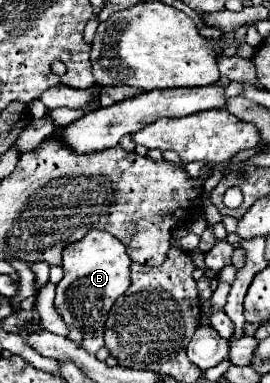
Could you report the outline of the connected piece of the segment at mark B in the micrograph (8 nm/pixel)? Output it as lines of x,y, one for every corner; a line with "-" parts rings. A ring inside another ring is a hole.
89,231
79,243
67,245
63,249
63,273
65,273
63,279
57,283
55,309
61,315
61,319
65,321
65,325
75,327
75,329
79,329
83,333
81,347
91,351
91,353
97,353
103,347
103,331
105,331
105,321
107,321
107,315
111,311
111,305
129,287
129,281
131,281
131,259
125,253
125,245
117,237
113,237
107,231

